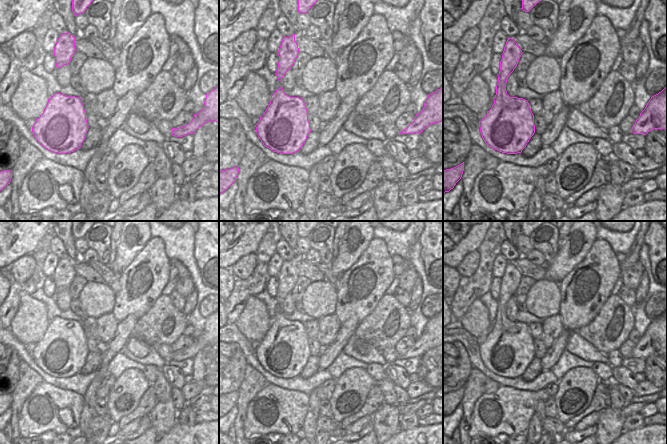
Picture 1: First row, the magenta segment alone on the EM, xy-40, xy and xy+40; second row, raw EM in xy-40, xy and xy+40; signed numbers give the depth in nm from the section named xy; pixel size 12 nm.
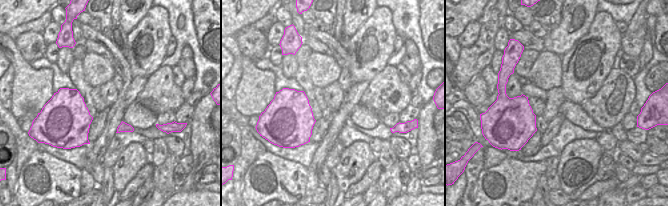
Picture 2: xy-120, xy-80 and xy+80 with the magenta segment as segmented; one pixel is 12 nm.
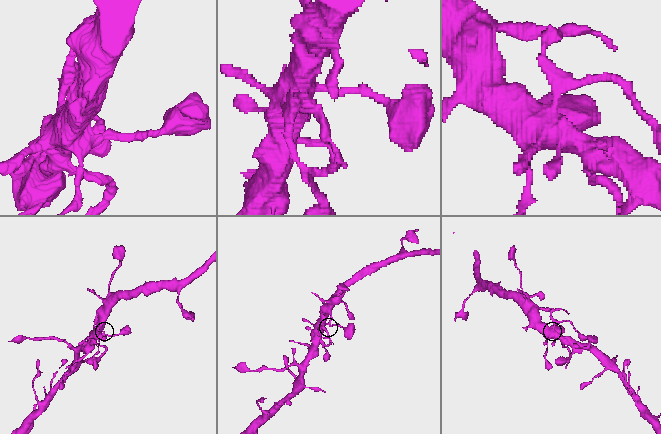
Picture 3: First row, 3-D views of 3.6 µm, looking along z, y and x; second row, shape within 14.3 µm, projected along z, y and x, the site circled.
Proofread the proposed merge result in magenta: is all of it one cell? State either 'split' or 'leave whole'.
split

